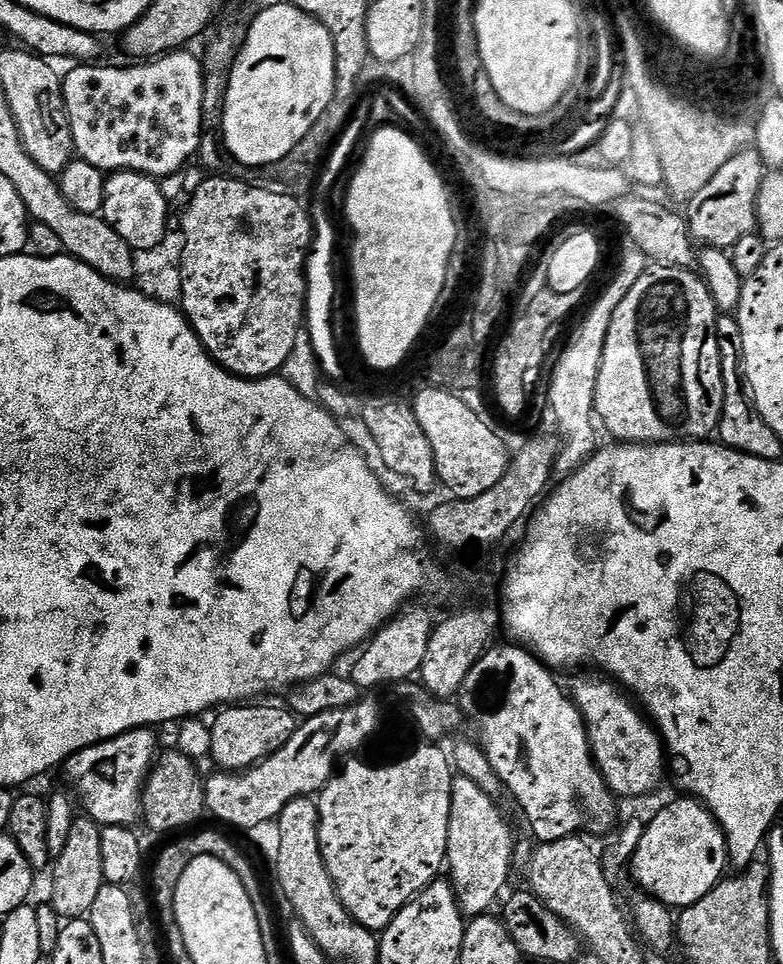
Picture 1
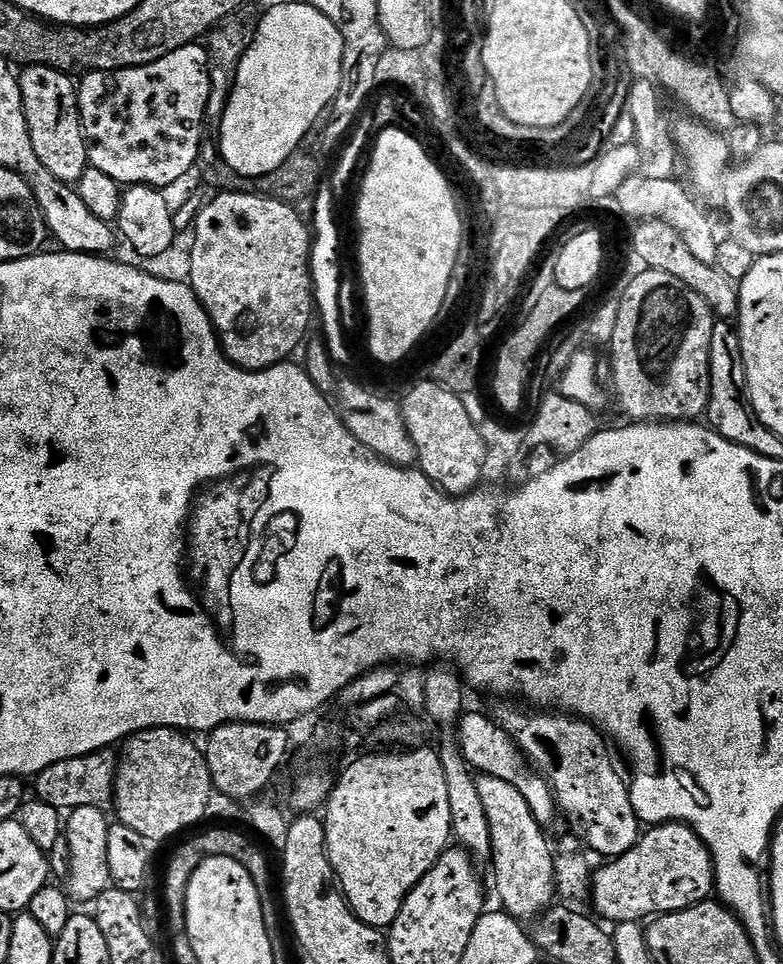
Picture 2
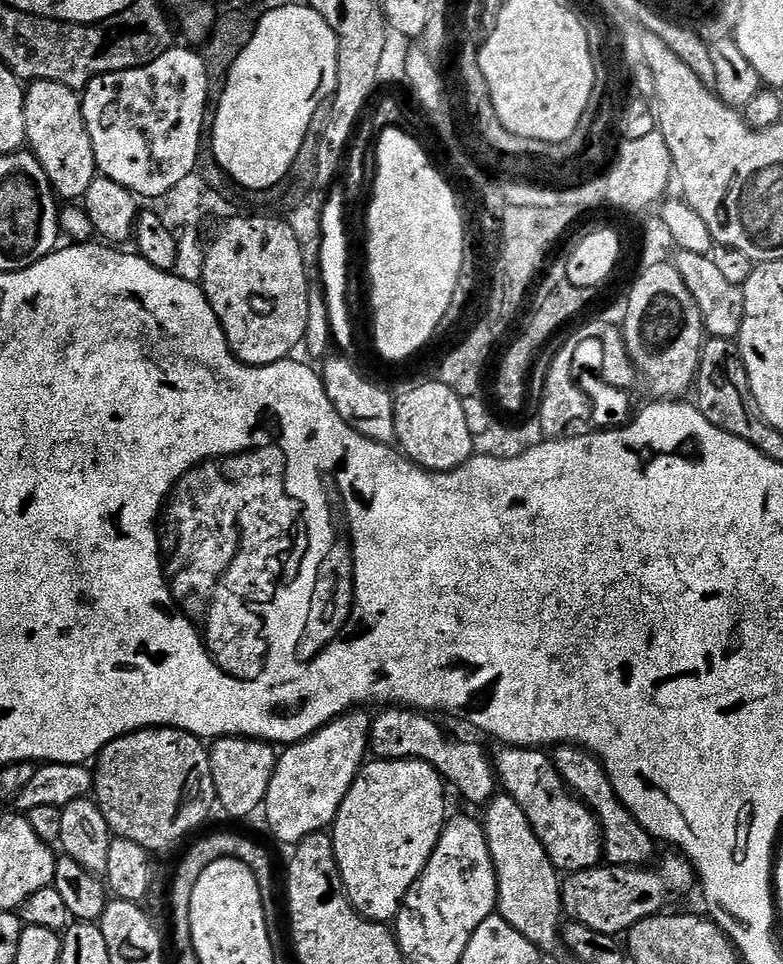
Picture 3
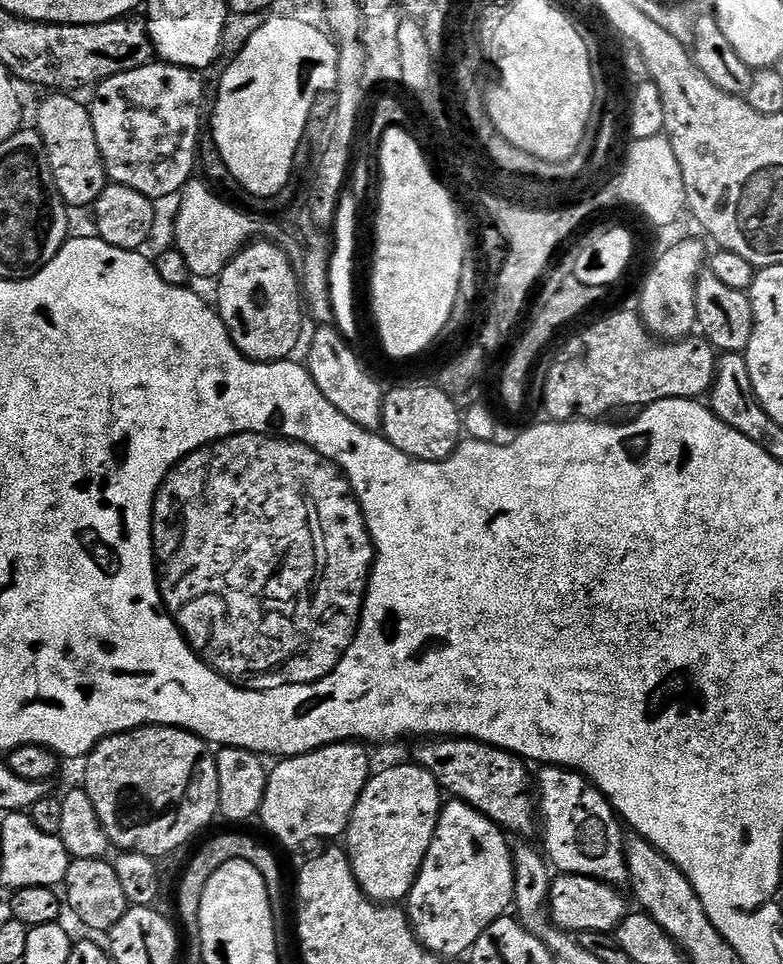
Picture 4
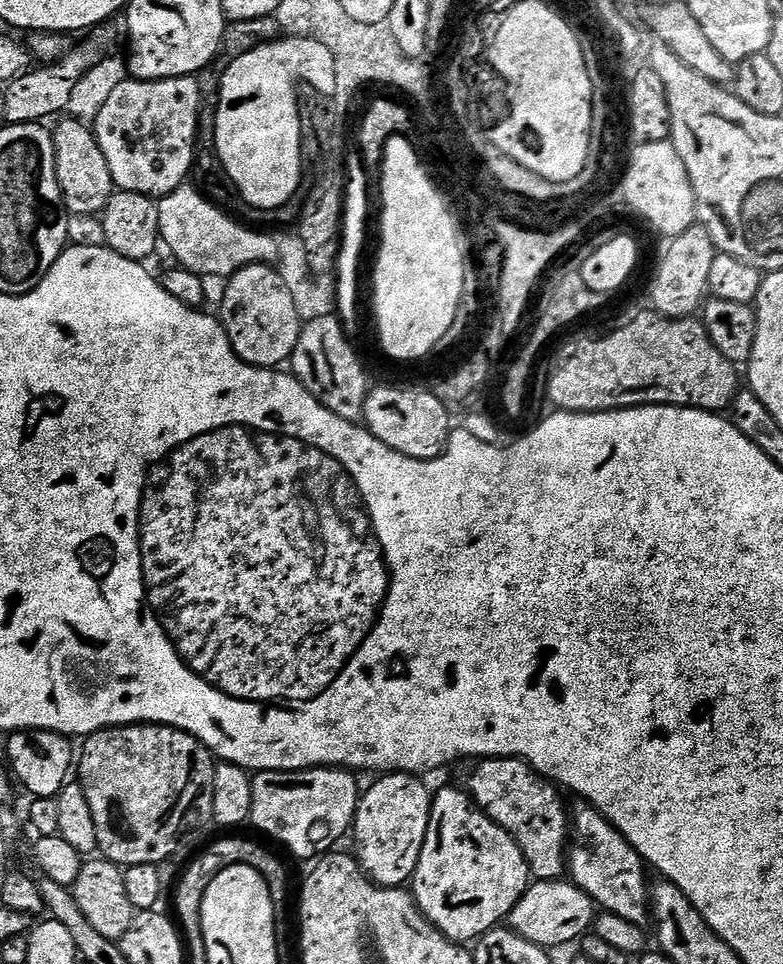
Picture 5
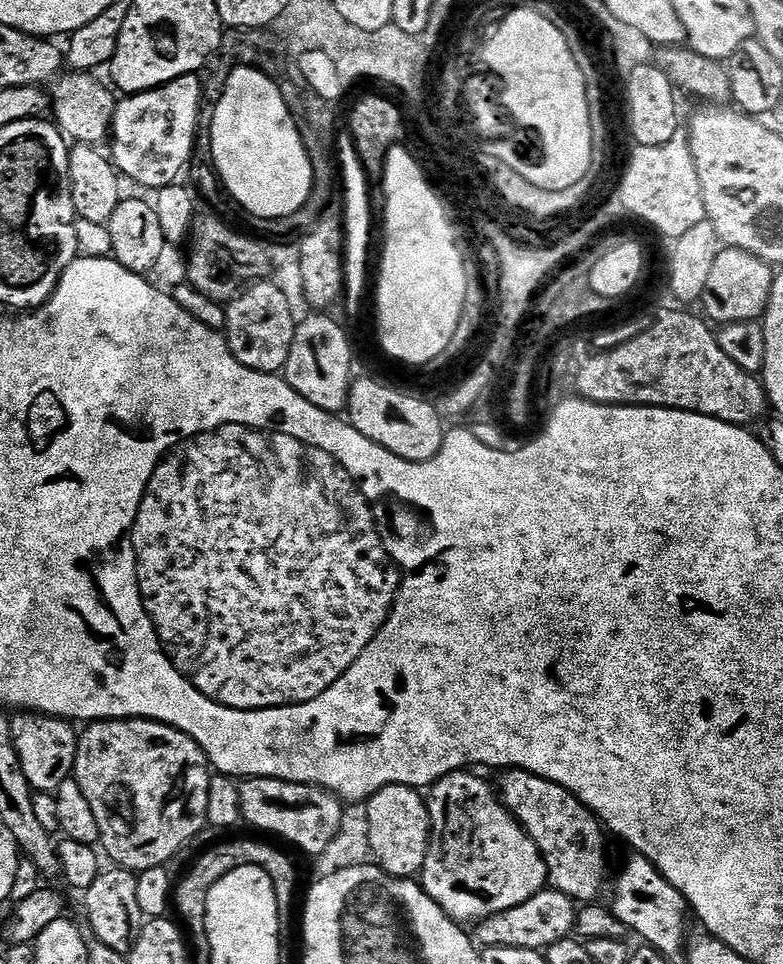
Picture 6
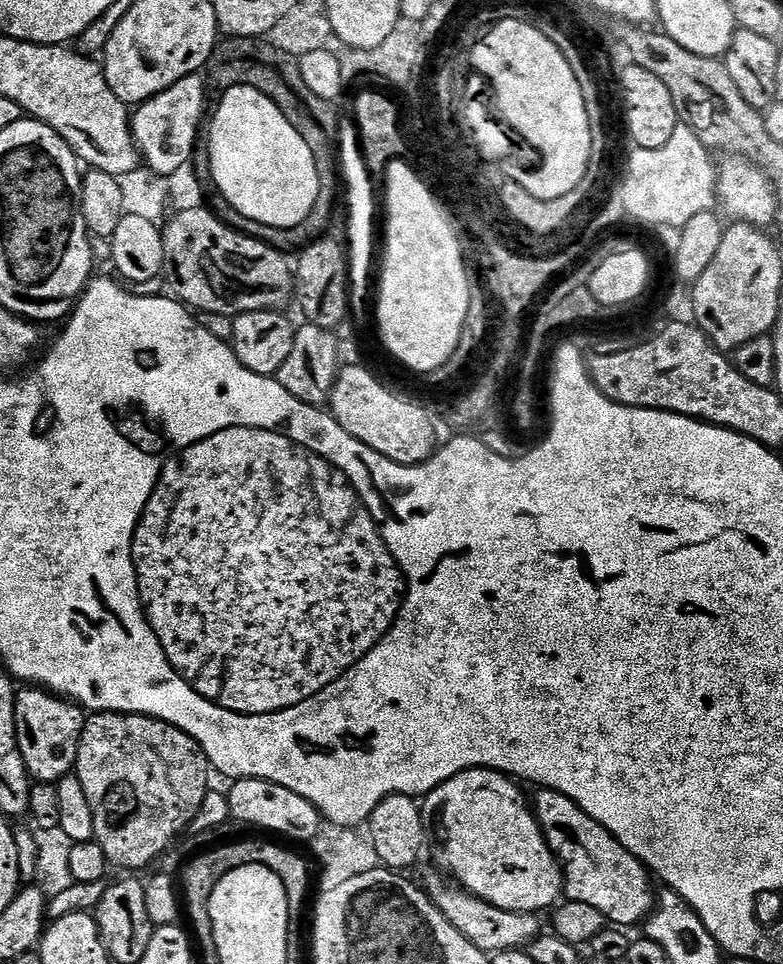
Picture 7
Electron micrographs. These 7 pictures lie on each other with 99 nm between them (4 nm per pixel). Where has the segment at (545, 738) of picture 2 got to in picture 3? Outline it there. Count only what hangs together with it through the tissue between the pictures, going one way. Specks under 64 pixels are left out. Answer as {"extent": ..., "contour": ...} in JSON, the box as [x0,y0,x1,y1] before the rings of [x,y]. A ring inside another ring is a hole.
{"extent":[551,744,657,868],"contour":[[[561,744],[551,753],[552,763],[560,771],[560,776],[565,785],[575,795],[579,796],[596,815],[596,821],[600,824],[600,832],[604,836],[603,859],[609,865],[618,868],[638,868],[653,863],[656,856],[657,841],[652,835],[630,814],[630,810],[618,798],[606,770],[600,765],[599,760],[585,748],[578,748],[575,744]]]}

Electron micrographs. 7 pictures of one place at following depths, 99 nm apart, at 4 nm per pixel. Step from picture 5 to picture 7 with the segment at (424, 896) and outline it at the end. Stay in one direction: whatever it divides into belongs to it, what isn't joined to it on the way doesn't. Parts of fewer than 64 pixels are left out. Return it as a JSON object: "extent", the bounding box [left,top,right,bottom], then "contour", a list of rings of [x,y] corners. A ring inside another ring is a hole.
{"extent":[422,768,564,913],"contour":[[[467,768],[454,778],[442,782],[435,790],[428,793],[422,800],[422,815],[430,829],[430,852],[436,859],[435,867],[447,874],[461,888],[465,888],[470,894],[490,902],[490,906],[498,906],[502,910],[511,912],[534,912],[543,913],[543,908],[551,909],[561,899],[564,890],[564,876],[560,873],[560,863],[556,860],[554,853],[548,849],[548,843],[544,841],[544,831],[536,820],[536,813],[533,805],[520,793],[521,785],[511,776],[505,776],[502,772],[495,772],[493,768]]]}

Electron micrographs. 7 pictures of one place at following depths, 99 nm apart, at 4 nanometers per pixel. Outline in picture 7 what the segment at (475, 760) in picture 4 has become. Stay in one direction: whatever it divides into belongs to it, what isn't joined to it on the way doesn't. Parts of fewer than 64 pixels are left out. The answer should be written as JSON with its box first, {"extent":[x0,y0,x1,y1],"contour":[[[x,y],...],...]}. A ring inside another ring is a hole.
{"extent":[534,788,654,930],"contour":[[[540,788],[537,793],[536,800],[534,796],[536,820],[544,831],[548,849],[560,863],[560,873],[564,876],[563,895],[568,900],[595,906],[608,919],[609,925],[624,930],[631,929],[631,924],[643,925],[654,907],[653,877],[649,869],[566,794],[555,792],[553,788]]]}

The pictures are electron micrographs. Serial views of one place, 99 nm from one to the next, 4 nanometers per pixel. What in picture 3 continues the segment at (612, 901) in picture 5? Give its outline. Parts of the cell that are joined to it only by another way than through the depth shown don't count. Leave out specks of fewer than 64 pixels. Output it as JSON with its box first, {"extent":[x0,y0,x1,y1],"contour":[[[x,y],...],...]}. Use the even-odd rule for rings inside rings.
{"extent":[494,746,604,874],"contour":[[[504,746],[499,750],[494,756],[499,787],[518,802],[556,870],[560,874],[571,874],[597,867],[604,854],[600,824],[584,801],[566,787],[551,755],[538,748]]]}

